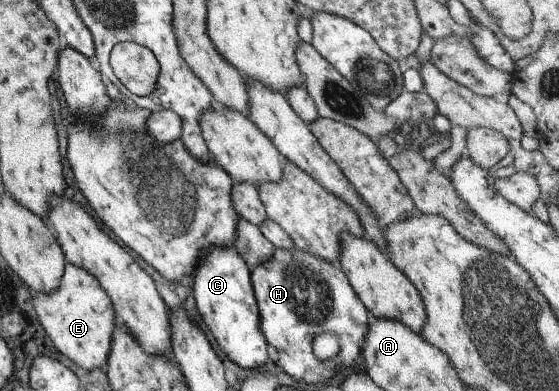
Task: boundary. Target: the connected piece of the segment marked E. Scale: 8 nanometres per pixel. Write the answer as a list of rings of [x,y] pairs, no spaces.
[[[65,263],[58,286],[52,292],[37,292],[31,296],[40,326],[66,358],[86,370],[104,367],[116,316],[108,295],[89,272]]]

